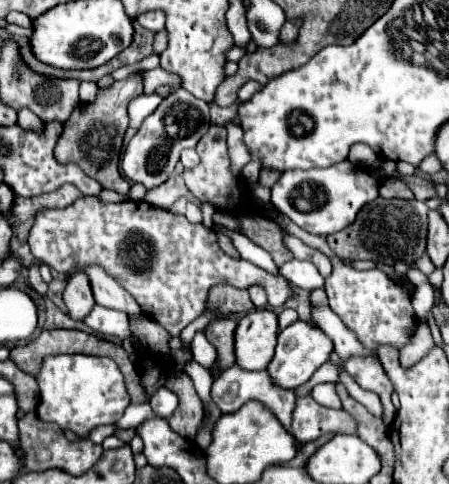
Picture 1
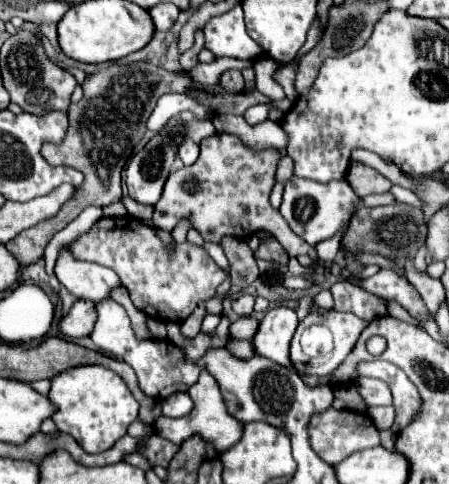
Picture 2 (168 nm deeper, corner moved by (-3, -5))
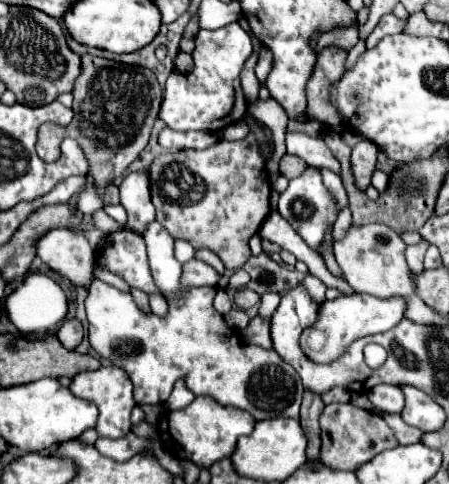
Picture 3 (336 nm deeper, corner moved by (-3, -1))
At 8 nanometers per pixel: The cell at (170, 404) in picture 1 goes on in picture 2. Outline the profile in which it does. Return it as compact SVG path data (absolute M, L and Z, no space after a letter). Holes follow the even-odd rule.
M181 392L181 394L173 394L171 398L163 400L163 416L169 416L169 418L181 418L181 416L187 416L193 408L193 400L187 392Z

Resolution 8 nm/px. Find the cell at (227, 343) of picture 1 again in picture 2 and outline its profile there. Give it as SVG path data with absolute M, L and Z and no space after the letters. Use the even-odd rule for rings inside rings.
M239 318L237 322L233 322L231 324L231 328L229 328L229 332L231 332L231 336L233 338L239 338L239 340L243 340L243 338L253 338L253 332L257 332L257 324L259 324L259 320L257 318Z

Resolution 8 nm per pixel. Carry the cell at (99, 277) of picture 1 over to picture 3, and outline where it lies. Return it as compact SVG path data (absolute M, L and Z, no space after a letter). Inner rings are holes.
M49 230L37 240L37 256L75 286L87 288L95 280L95 252L85 232Z

